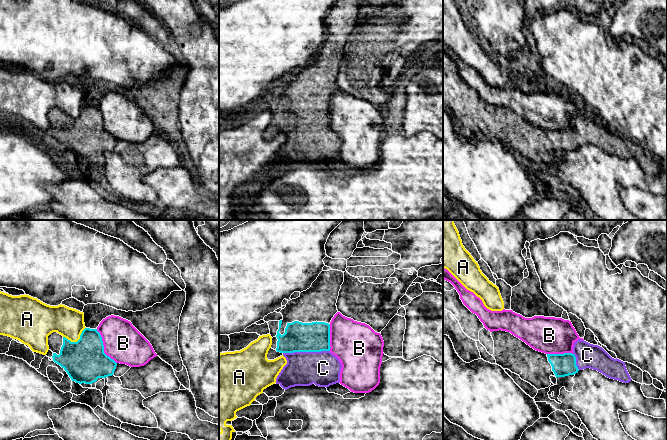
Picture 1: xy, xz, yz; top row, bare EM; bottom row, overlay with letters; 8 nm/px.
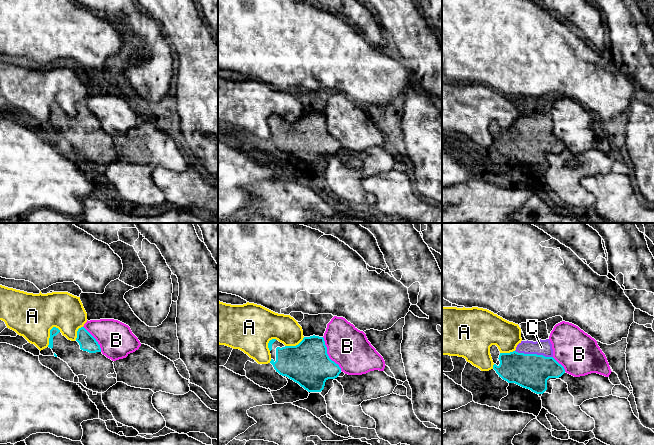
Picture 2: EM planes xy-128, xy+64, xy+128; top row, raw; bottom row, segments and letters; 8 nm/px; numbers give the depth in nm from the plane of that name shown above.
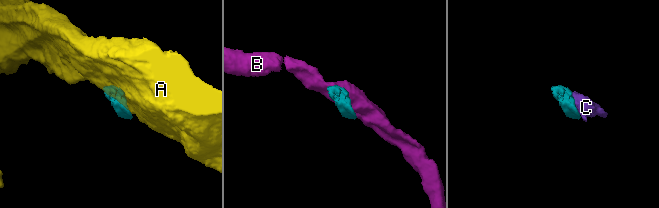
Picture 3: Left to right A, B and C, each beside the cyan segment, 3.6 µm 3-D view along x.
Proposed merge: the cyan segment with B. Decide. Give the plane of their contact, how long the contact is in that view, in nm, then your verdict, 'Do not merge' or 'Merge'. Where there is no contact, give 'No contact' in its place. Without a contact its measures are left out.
Touches cyan in xy. Shared border 320 nm. Do not merge

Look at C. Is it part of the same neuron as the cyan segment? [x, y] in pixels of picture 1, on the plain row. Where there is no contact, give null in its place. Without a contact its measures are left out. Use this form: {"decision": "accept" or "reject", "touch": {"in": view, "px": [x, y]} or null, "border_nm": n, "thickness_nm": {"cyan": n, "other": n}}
{"decision": "accept", "touch": {"in": "xz", "px": [306, 127]}, "border_nm": 380, "thickness_nm": {"cyan": 240, "other": 280}}

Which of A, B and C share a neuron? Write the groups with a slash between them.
A / B / C

